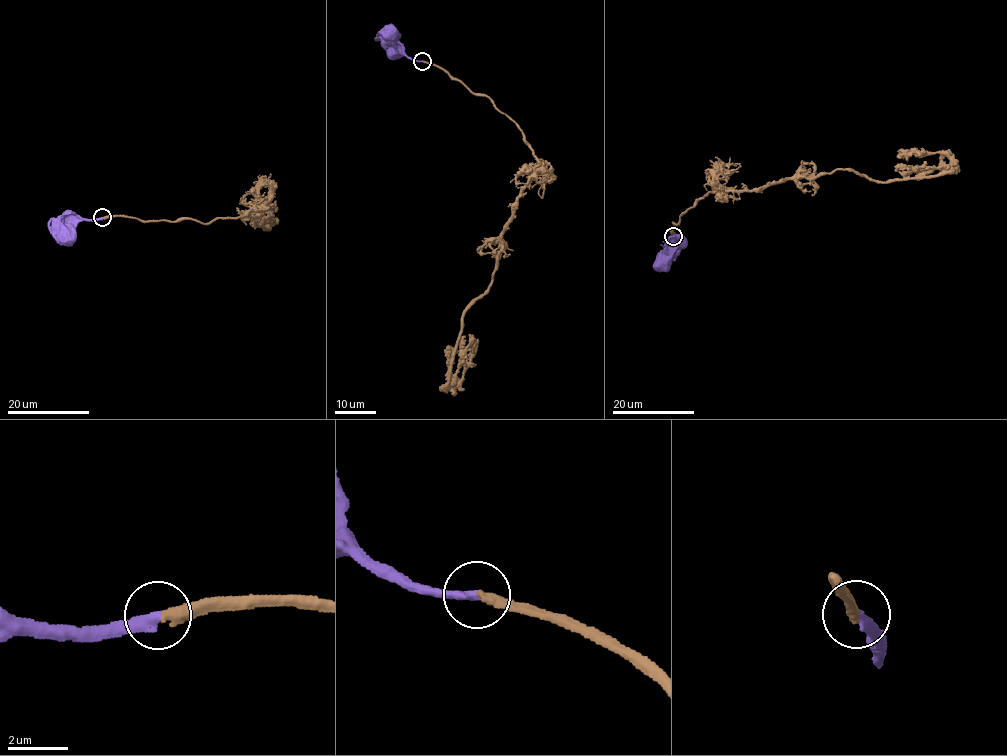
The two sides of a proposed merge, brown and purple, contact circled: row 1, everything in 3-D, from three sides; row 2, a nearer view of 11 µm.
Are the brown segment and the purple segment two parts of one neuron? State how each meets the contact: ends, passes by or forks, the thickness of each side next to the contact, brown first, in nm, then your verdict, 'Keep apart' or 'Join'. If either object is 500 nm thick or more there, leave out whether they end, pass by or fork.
At the ring brown ends. At the ring purple ends. Thickness 360 nm (brown) against 360 nm. Join

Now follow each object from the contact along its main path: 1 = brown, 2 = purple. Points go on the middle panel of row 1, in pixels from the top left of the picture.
1: (422, 61), (486, 95), (537, 161), (502, 233), (491, 284), (463, 318), (453, 385), (473, 335)
2: (422, 61), (399, 53), (385, 36), (390, 35)

